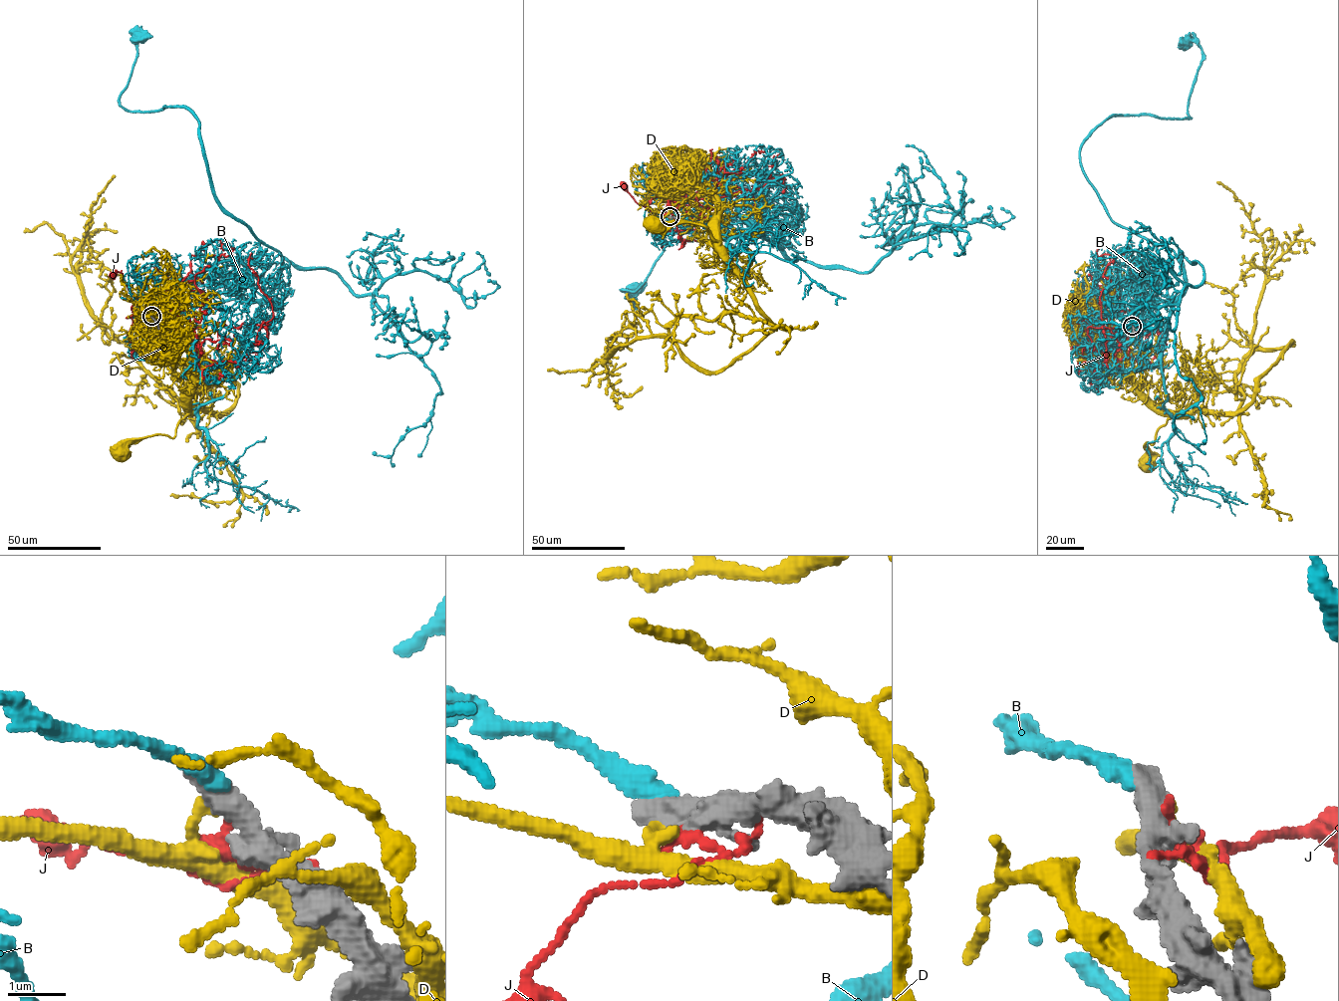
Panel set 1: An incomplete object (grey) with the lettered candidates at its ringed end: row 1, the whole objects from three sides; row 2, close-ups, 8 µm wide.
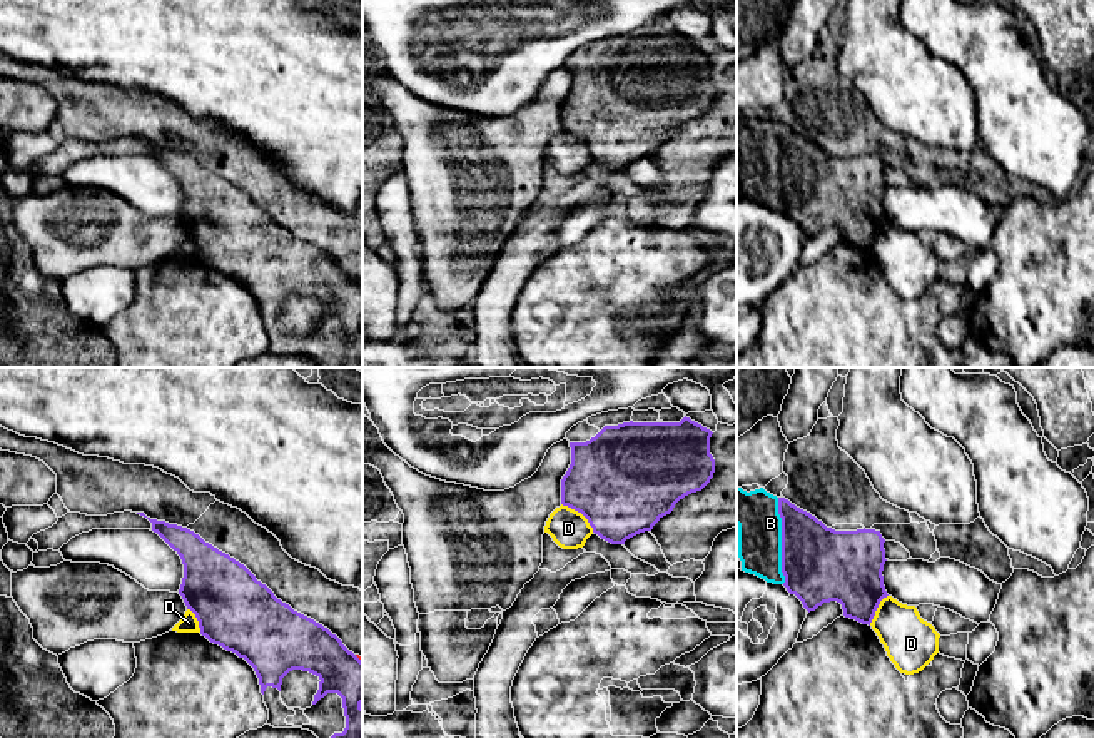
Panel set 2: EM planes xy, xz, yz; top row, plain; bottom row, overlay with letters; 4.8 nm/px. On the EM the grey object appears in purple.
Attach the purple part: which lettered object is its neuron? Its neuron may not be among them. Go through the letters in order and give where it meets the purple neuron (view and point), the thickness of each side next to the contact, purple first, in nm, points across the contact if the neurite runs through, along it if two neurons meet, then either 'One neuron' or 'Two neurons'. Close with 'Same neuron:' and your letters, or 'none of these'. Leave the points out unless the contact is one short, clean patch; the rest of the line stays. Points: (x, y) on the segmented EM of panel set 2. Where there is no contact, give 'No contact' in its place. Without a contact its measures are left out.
B: Touches purple at yz (782, 541). Thickness 360 nm (purple) against 200 nm. One neuron
D: Touches purple at xz (580, 511). Thickness 500 nm (purple) against 190 nm. Two neurons
J: Touches purple at xy (358, 658). Thickness 240 nm (purple) against 20 nm. Boundary: xy (354, 655), (361, 662). Two neurons
Same neuron: B

